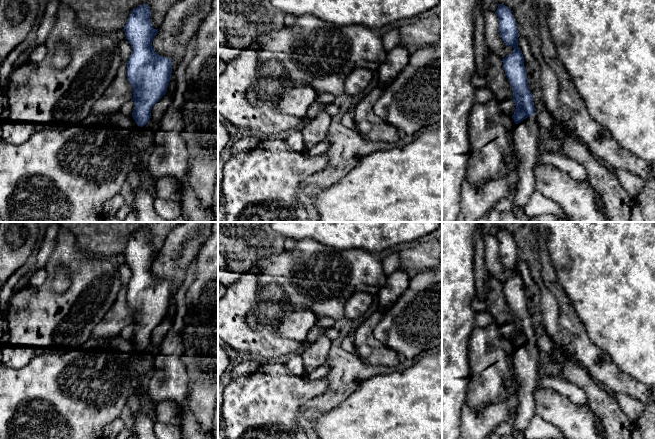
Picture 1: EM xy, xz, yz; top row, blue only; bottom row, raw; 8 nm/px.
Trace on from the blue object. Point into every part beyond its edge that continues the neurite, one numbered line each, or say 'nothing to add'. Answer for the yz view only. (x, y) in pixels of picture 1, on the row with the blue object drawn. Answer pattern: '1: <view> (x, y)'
1: yz (526, 133)

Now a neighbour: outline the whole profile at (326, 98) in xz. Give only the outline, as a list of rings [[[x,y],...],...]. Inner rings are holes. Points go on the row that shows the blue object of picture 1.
[[[324,93],[318,95],[317,99],[315,102],[321,104],[321,105],[326,105],[326,104],[332,104],[335,101],[335,96],[329,93]]]

